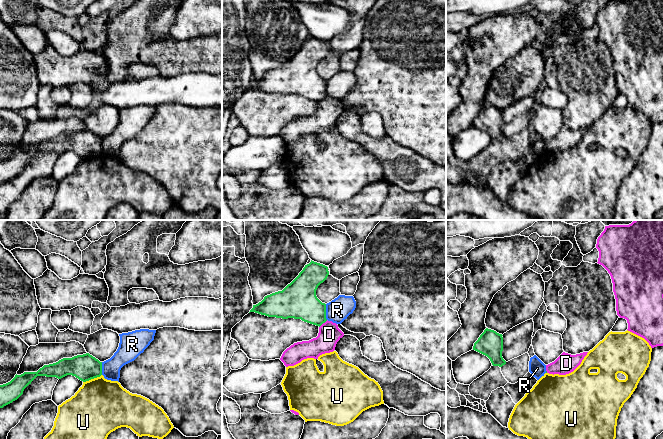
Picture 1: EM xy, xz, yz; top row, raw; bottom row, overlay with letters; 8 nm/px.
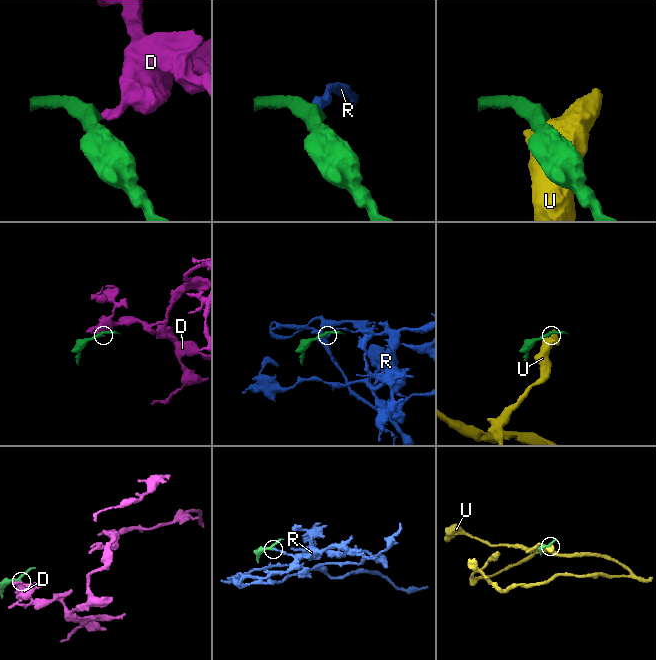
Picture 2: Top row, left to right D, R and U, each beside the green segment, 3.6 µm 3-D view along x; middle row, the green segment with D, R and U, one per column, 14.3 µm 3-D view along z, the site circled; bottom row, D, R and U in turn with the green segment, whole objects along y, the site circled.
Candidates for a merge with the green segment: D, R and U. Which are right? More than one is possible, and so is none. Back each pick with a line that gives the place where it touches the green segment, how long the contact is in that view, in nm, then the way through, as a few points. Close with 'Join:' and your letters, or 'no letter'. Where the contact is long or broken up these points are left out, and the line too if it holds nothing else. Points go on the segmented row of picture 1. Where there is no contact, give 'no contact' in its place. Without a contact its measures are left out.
Join: no letter

